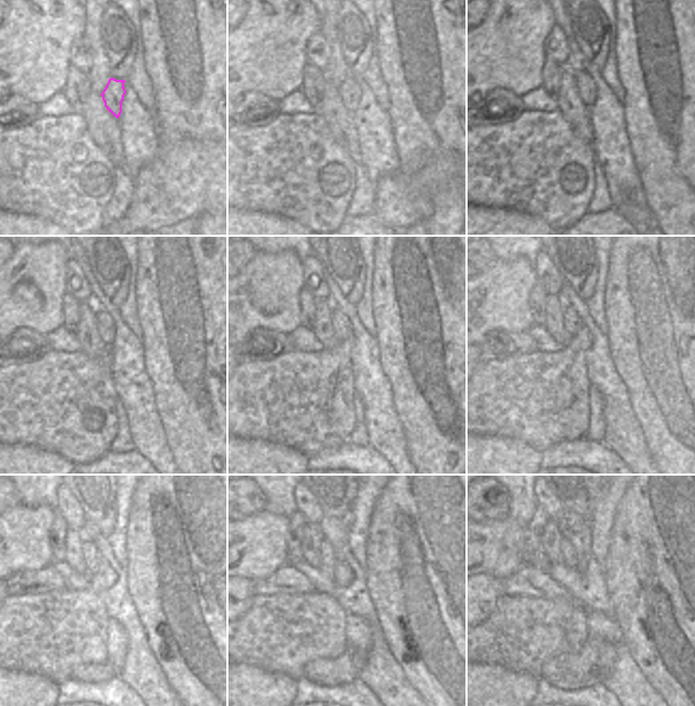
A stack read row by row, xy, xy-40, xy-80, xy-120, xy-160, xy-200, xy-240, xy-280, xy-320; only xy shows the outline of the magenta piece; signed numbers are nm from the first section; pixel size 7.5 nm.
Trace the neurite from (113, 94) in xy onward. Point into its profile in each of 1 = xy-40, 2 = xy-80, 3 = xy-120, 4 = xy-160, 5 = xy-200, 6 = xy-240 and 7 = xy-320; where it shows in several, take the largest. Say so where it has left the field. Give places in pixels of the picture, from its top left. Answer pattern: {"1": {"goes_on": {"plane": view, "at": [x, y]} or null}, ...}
{"1": {"goes_on": {"plane": "xy-40", "at": [349, 91]}}, "2": {"goes_on": {"plane": "xy-80", "at": [585, 85]}}, "3": {"goes_on": {"plane": "xy-120", "at": [105, 324]}}, "4": {"goes_on": {"plane": "xy-160", "at": [341, 323]}}, "5": {"goes_on": {"plane": "xy-200", "at": [572, 322]}}, "6": {"goes_on": {"plane": "xy-240", "at": [91, 557]}}, "7": {"goes_on": {"plane": "xy-320", "at": [568, 558]}}}

